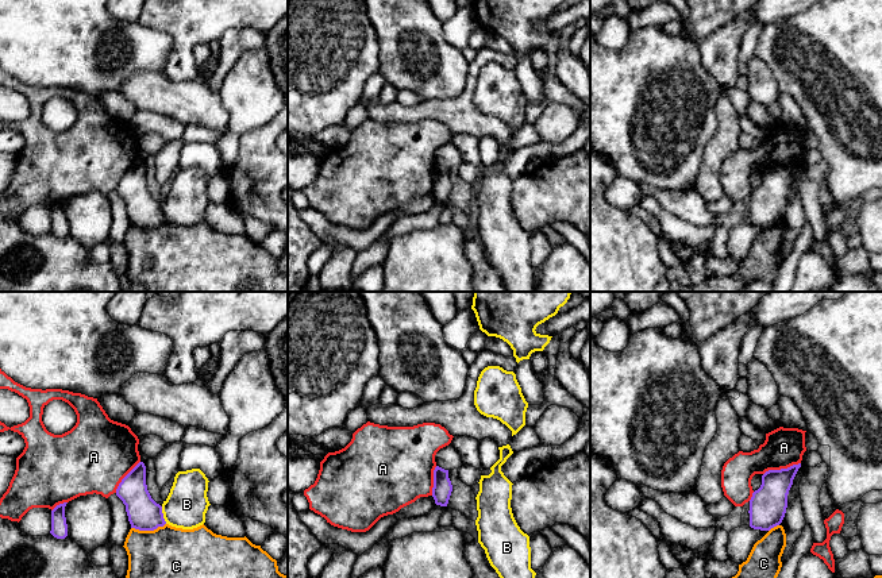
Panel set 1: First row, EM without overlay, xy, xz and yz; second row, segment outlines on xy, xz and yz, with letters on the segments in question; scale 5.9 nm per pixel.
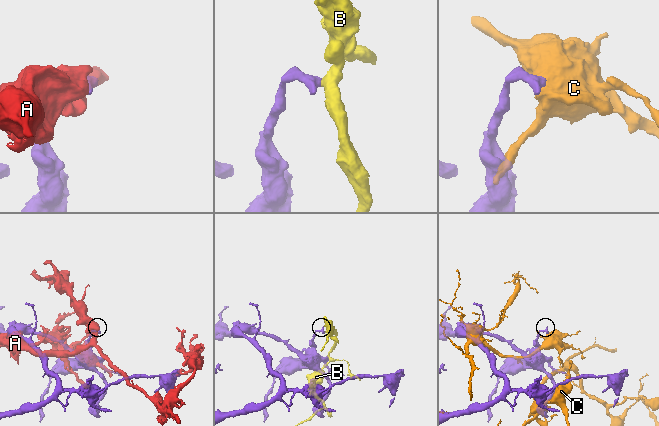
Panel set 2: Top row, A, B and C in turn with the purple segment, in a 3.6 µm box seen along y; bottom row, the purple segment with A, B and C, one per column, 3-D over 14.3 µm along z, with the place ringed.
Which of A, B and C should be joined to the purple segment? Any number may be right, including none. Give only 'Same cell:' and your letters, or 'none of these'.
Same cell: none of these

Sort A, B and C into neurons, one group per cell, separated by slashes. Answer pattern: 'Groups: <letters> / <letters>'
Groups: A / B / C

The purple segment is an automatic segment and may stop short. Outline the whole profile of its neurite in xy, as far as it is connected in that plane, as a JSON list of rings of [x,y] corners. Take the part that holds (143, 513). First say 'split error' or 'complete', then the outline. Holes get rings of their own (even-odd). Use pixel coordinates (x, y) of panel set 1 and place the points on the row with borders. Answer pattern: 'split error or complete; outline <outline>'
complete; outline [[[139,462],[119,483],[116,496],[126,505],[131,528],[154,531],[166,524],[162,506],[157,504],[146,485],[146,466]]]

